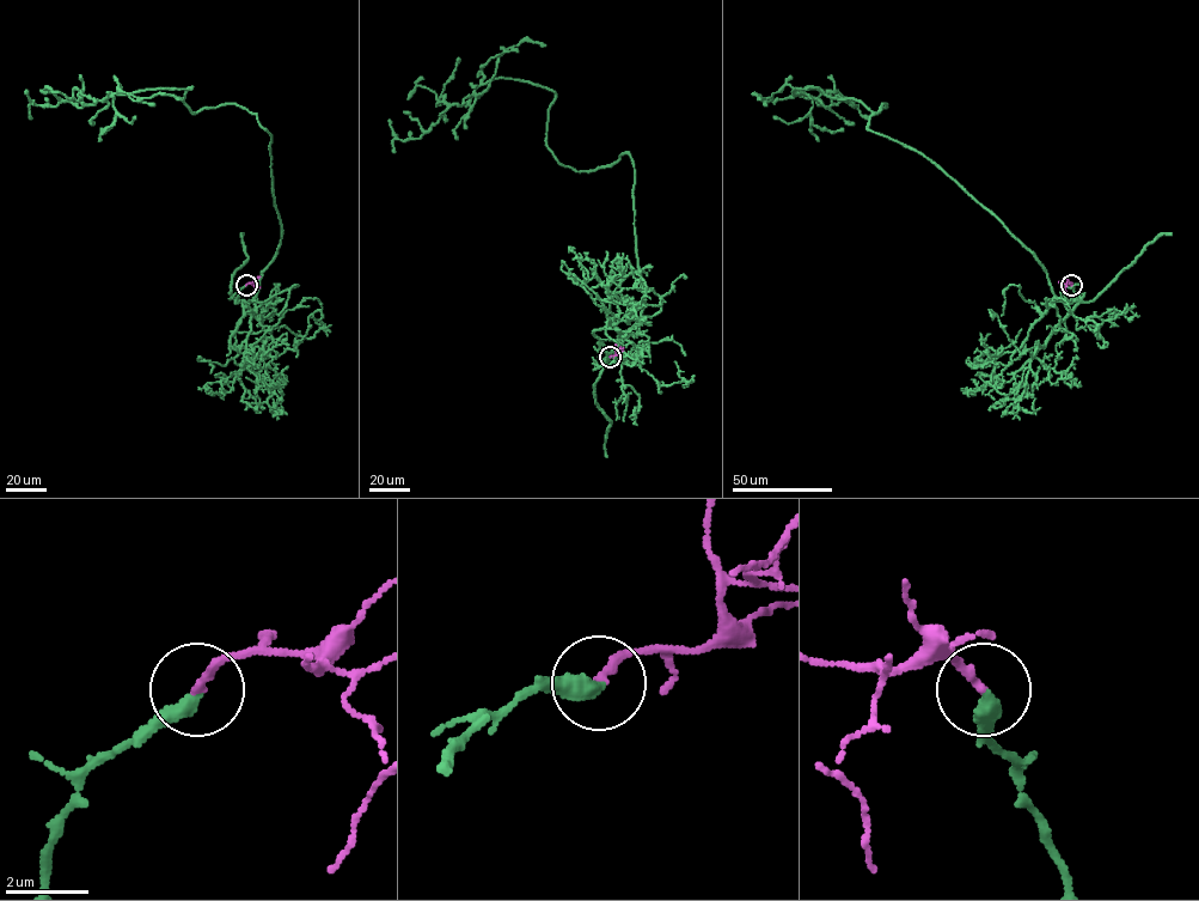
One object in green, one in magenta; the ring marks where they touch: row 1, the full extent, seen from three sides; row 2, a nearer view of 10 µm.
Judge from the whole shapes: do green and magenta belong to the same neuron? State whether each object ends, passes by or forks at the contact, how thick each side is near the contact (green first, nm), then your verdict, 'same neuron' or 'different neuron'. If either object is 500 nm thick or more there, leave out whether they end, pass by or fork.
green ends; magenta ends; calibres 360 and 200 nm; same neuron

